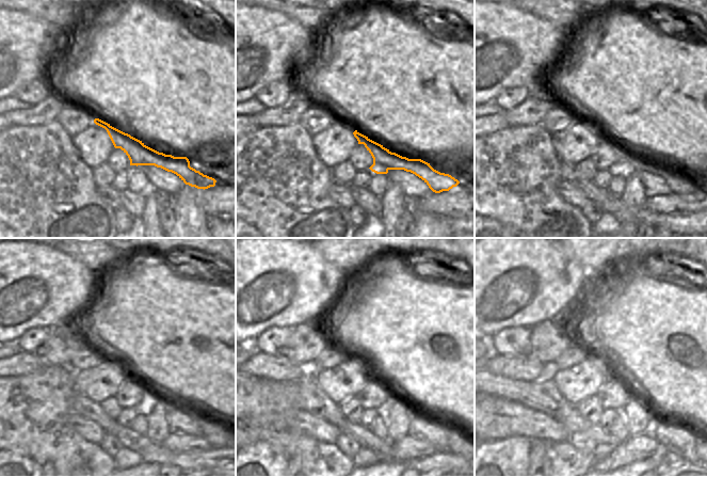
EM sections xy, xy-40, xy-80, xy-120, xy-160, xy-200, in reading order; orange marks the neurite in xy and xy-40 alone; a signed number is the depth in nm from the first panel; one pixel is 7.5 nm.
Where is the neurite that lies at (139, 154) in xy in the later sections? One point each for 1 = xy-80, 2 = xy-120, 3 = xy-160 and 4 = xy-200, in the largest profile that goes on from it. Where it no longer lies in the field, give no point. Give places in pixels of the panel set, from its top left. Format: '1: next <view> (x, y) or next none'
1: next xy-80 (680, 183)
2: next xy-120 (212, 431)
3: next xy-160 (452, 427)
4: next xy-200 (691, 430)

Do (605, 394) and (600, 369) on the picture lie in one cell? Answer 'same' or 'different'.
different

